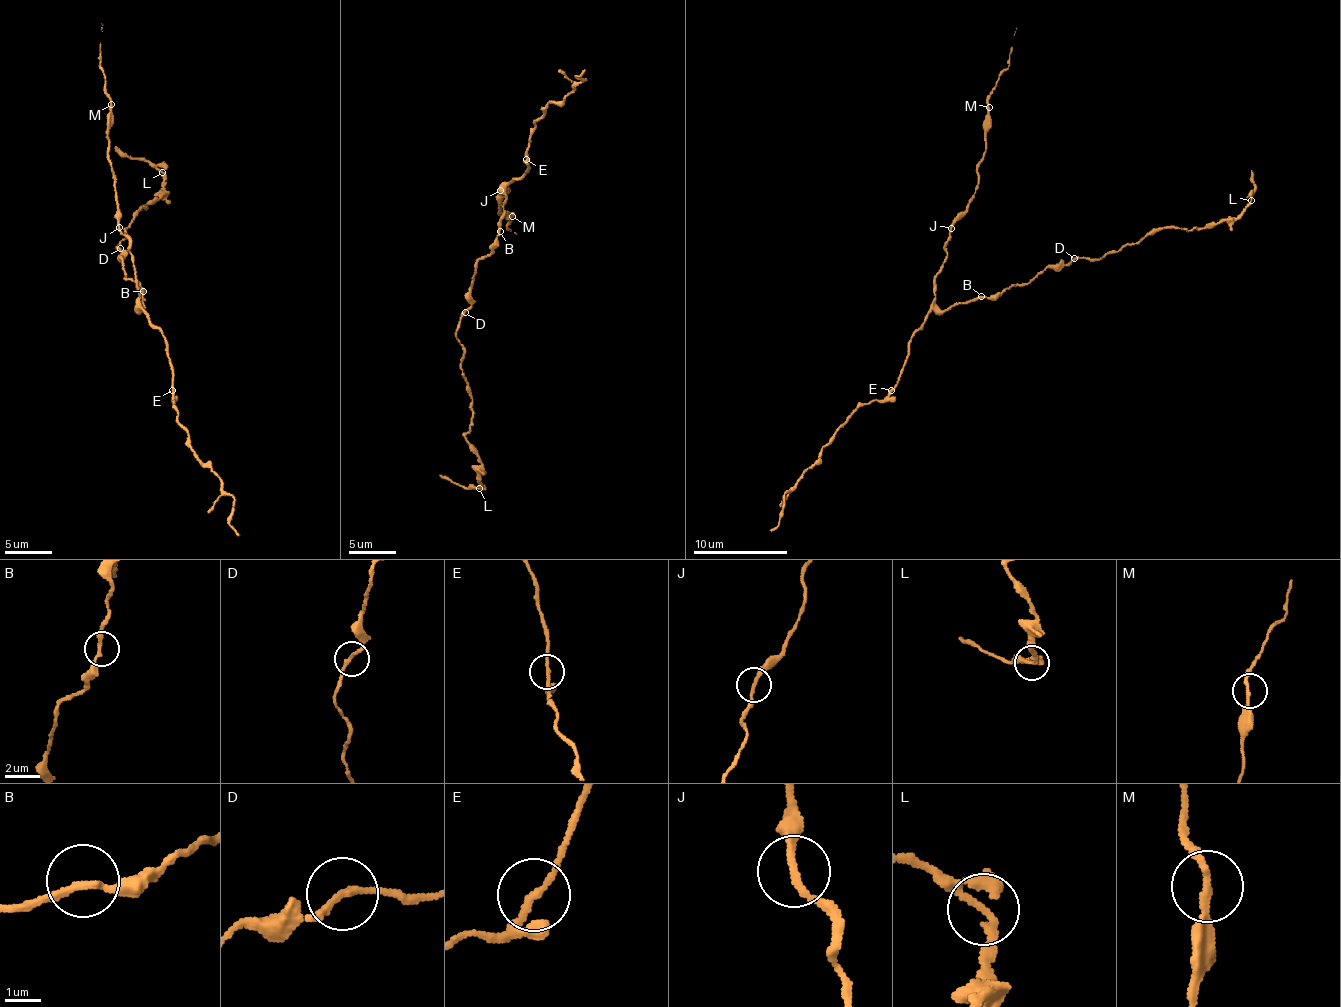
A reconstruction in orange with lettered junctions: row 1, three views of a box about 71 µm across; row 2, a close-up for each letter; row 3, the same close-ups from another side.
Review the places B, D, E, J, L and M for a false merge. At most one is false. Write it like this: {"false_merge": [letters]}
{"false_merge": ["L"]}

